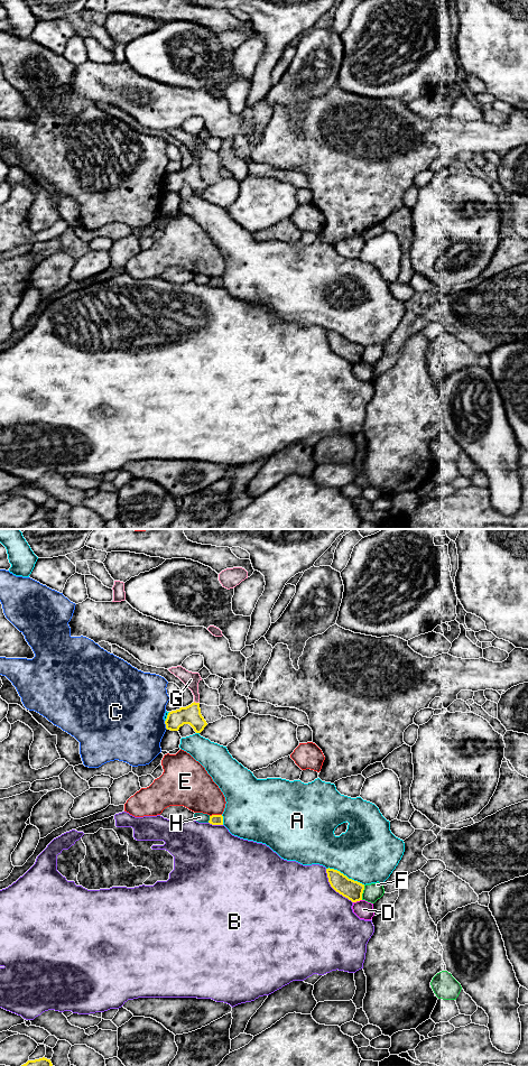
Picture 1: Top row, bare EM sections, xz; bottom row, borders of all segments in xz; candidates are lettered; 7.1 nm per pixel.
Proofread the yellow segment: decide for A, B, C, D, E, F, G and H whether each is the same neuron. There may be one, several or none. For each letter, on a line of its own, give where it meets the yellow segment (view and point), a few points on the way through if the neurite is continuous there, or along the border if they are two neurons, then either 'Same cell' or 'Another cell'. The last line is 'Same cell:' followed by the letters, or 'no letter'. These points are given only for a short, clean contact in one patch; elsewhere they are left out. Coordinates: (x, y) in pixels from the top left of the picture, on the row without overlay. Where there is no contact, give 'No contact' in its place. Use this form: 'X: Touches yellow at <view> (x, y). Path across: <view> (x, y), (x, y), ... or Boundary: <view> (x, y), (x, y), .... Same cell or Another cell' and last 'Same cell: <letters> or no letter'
A: Touches yellow at xz (345, 337). Another cell
B: Touches yellow at xz (333, 350). Another cell
C: Touches yellow at xz (166, 187). Boundary: xz (164, 183), (167, 191). Another cell
D: Touches yellow at xz (357, 362). Another cell
E: Touches yellow at xz (215, 277). Another cell
F: Touches yellow at xz (362, 354). Boundary: xz (364, 348), (361, 361). Another cell
G: Touches yellow at xz (196, 165). Path across: xz (191, 176), (196, 165), (196, 156), (191, 141). Same cell
H: Touches yellow at xz (210, 281). Another cell
Same cell: G

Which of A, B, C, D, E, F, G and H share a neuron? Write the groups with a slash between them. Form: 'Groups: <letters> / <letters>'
Groups: A / B / C / D / E / F / G / H

